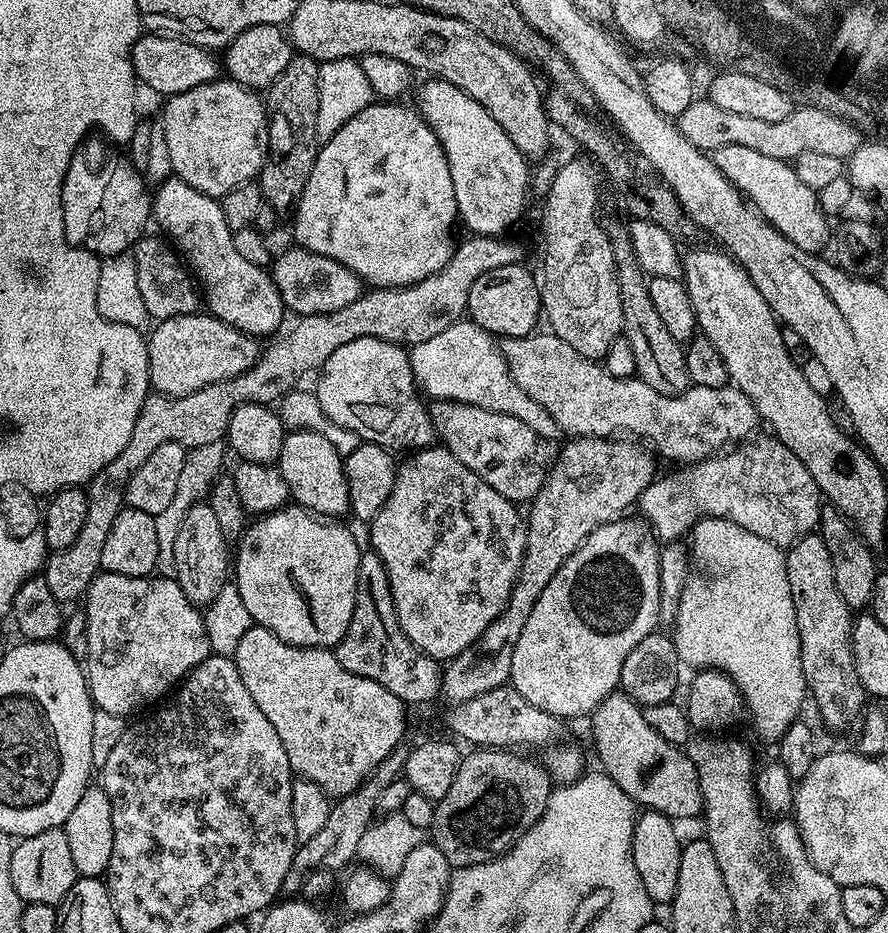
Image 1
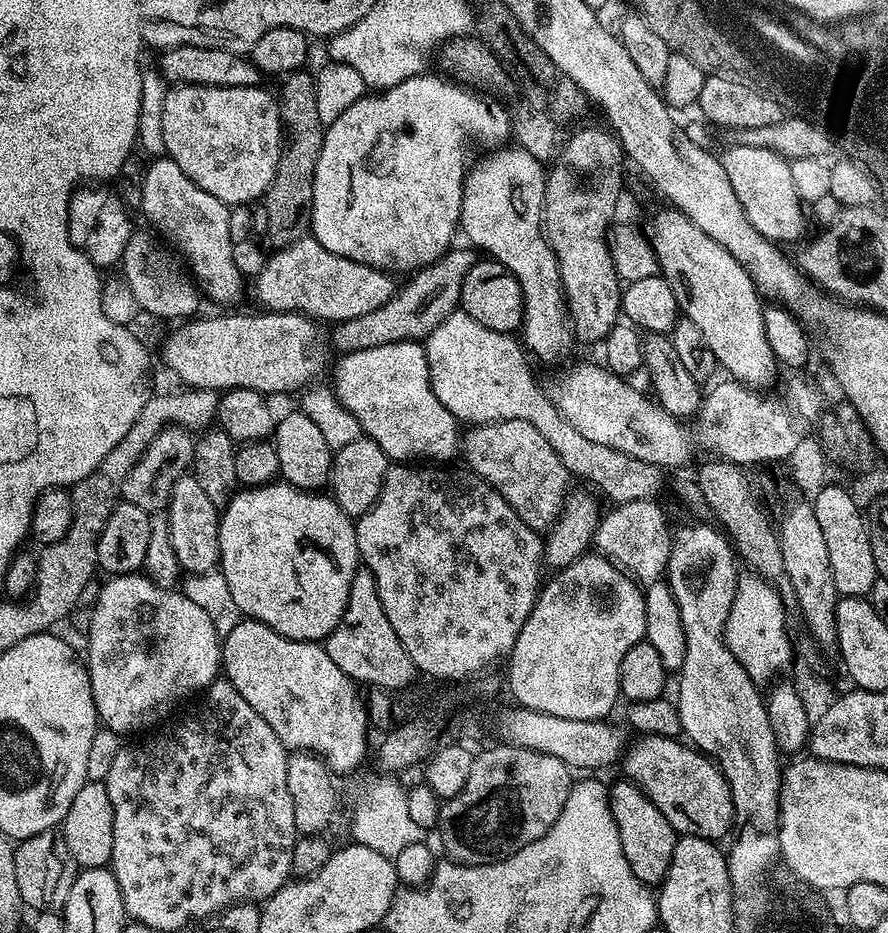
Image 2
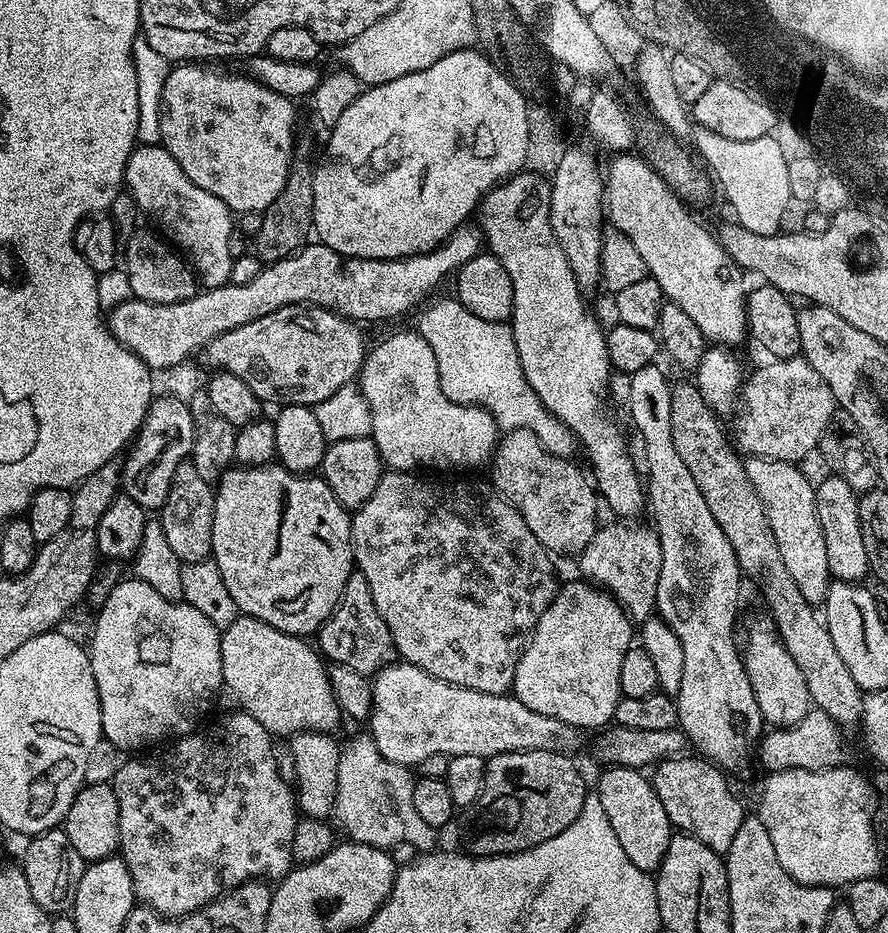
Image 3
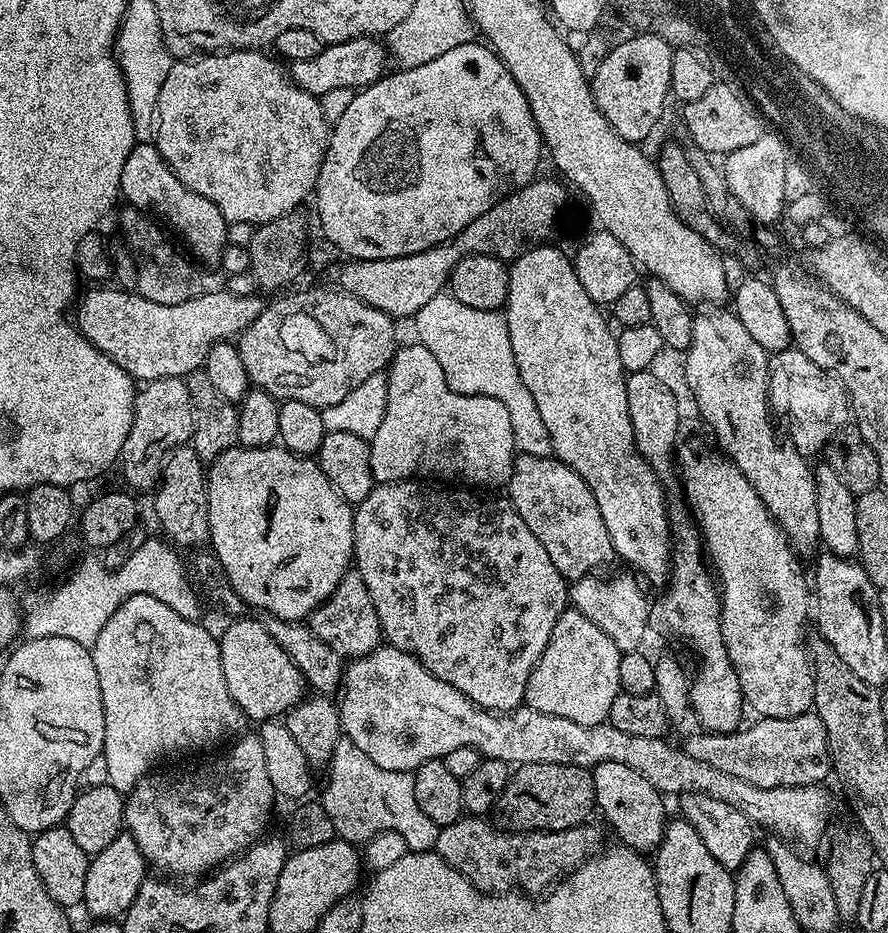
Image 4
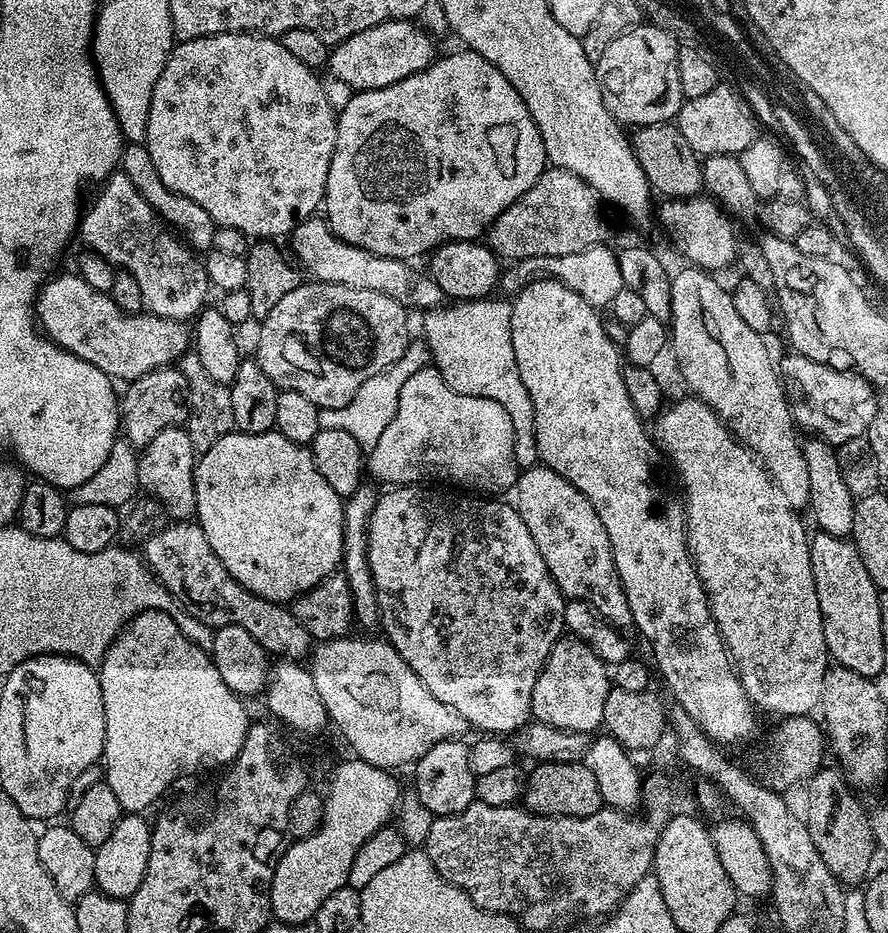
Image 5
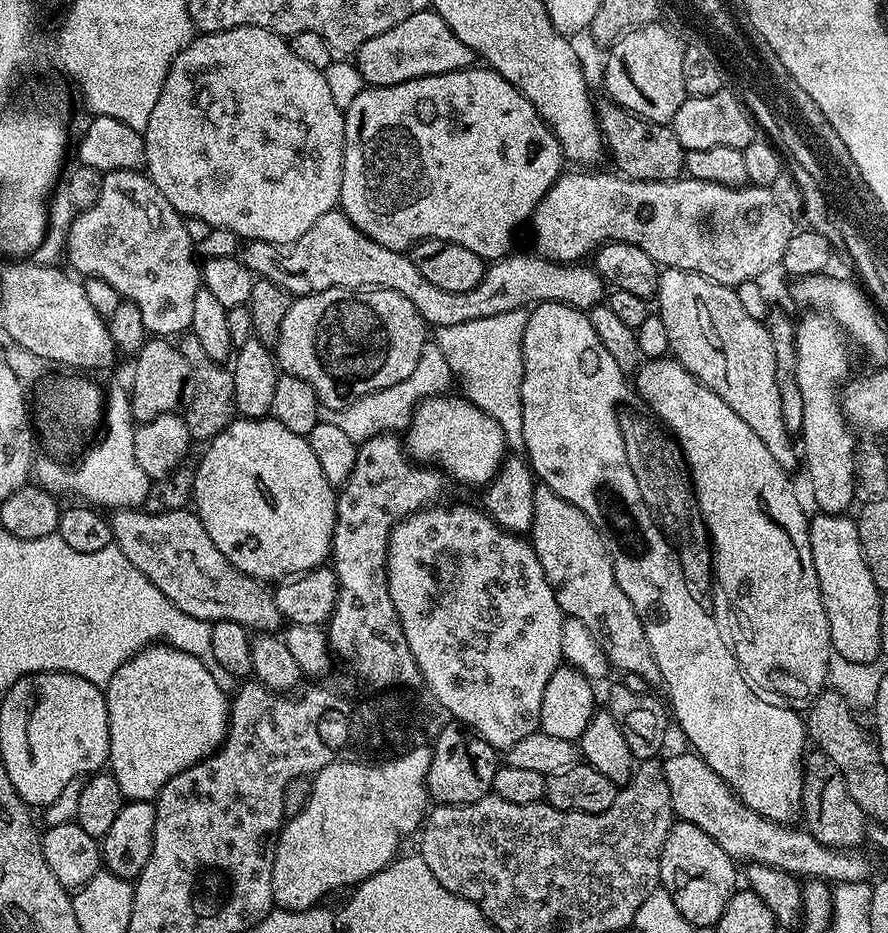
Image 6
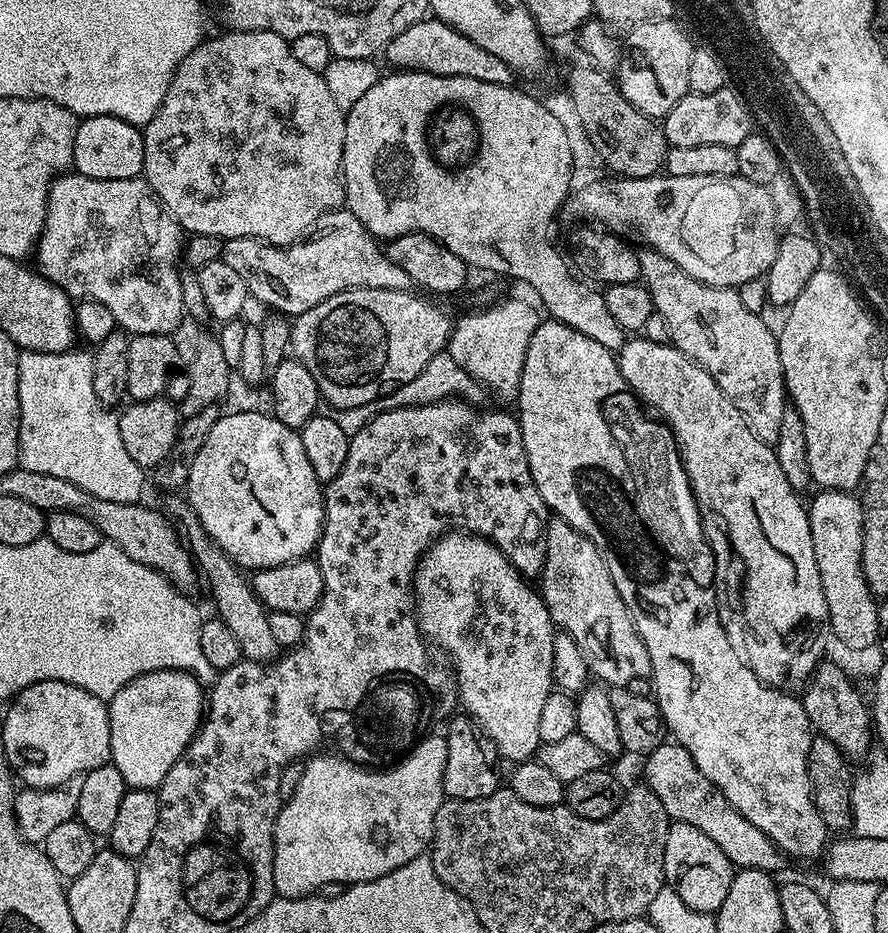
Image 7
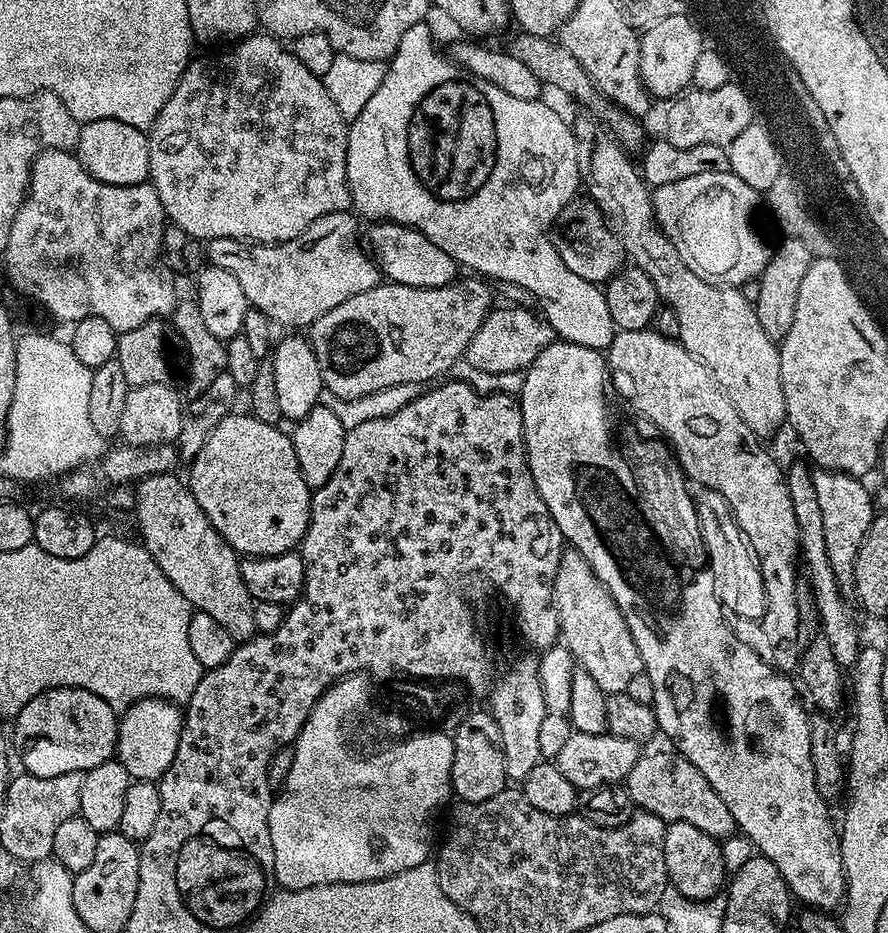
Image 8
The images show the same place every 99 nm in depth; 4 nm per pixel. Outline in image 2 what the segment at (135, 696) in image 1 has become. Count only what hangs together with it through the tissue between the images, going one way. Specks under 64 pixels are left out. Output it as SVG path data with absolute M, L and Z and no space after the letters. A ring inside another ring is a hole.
M133 574L130 576L114 576L105 579L105 584L99 586L97 591L97 606L94 610L93 621L86 633L88 639L88 660L86 659L86 667L88 677L90 678L90 686L94 694L94 702L96 703L96 714L99 723L103 727L108 728L112 732L127 734L127 732L140 732L152 730L157 727L156 724L163 716L168 716L172 712L172 707L179 700L184 700L187 696L192 696L195 692L203 693L207 690L212 681L217 679L222 672L222 637L214 630L214 625L210 622L210 617L195 602L190 602L190 598L184 595L183 591L163 588L158 586L153 580L149 580L147 575Z

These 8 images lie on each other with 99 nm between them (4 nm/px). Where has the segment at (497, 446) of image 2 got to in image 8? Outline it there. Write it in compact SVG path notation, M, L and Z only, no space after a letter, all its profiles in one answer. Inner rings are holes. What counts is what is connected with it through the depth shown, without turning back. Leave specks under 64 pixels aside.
M565 550L561 554L558 572L554 574L552 601L560 623L559 639L570 650L573 661L584 668L604 692L627 692L634 674L644 671L642 654L638 654L638 646L618 602L614 602L610 590L606 590L580 552Z

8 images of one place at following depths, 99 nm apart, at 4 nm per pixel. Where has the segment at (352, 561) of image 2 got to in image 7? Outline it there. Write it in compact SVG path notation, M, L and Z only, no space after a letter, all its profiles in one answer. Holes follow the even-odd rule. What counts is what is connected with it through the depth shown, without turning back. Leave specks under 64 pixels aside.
M232 412L221 415L218 422L214 422L214 427L210 434L206 434L206 442L202 442L202 450L198 450L198 458L188 465L188 492L187 507L196 514L197 521L212 543L220 547L220 551L235 562L241 569L255 570L258 568L269 568L270 566L282 566L286 562L303 560L311 557L316 550L316 544L322 534L324 525L324 490L322 481L314 474L314 469L310 466L310 458L306 458L306 450L302 446L302 438L299 431L276 419L275 416L264 412Z

